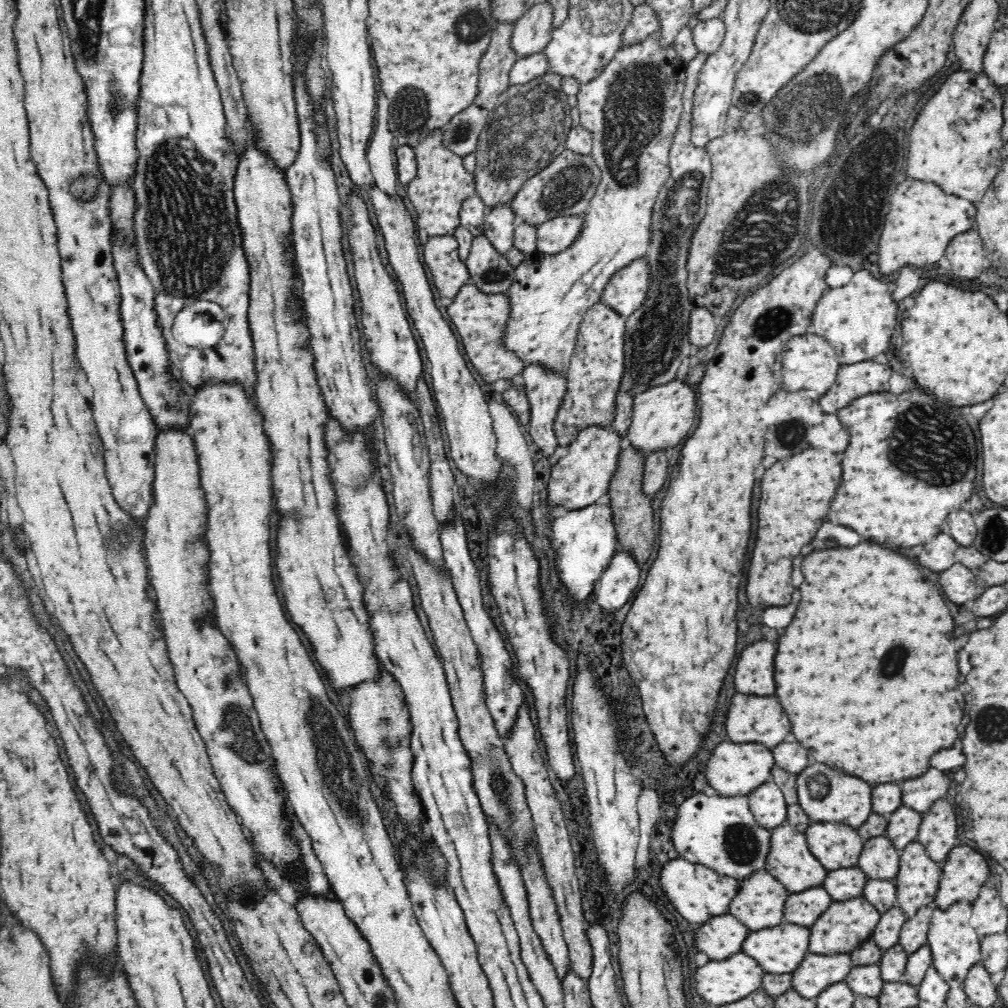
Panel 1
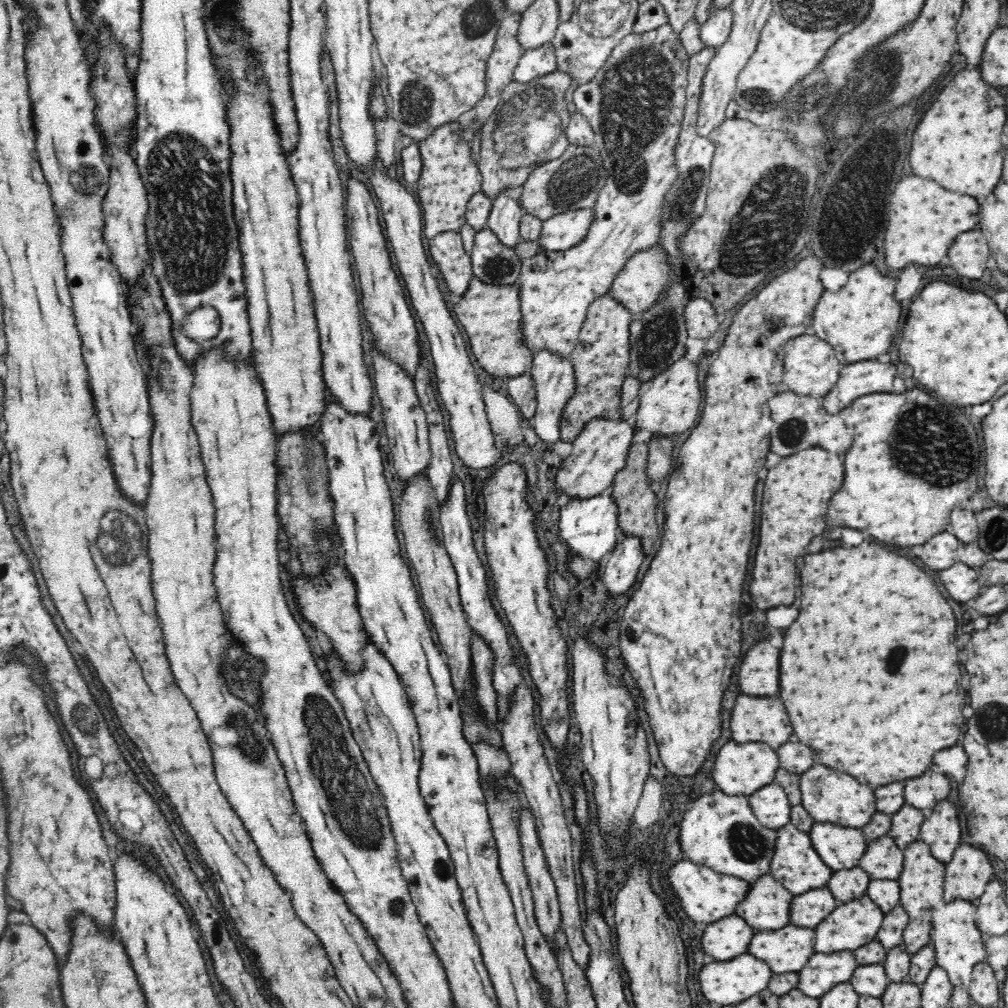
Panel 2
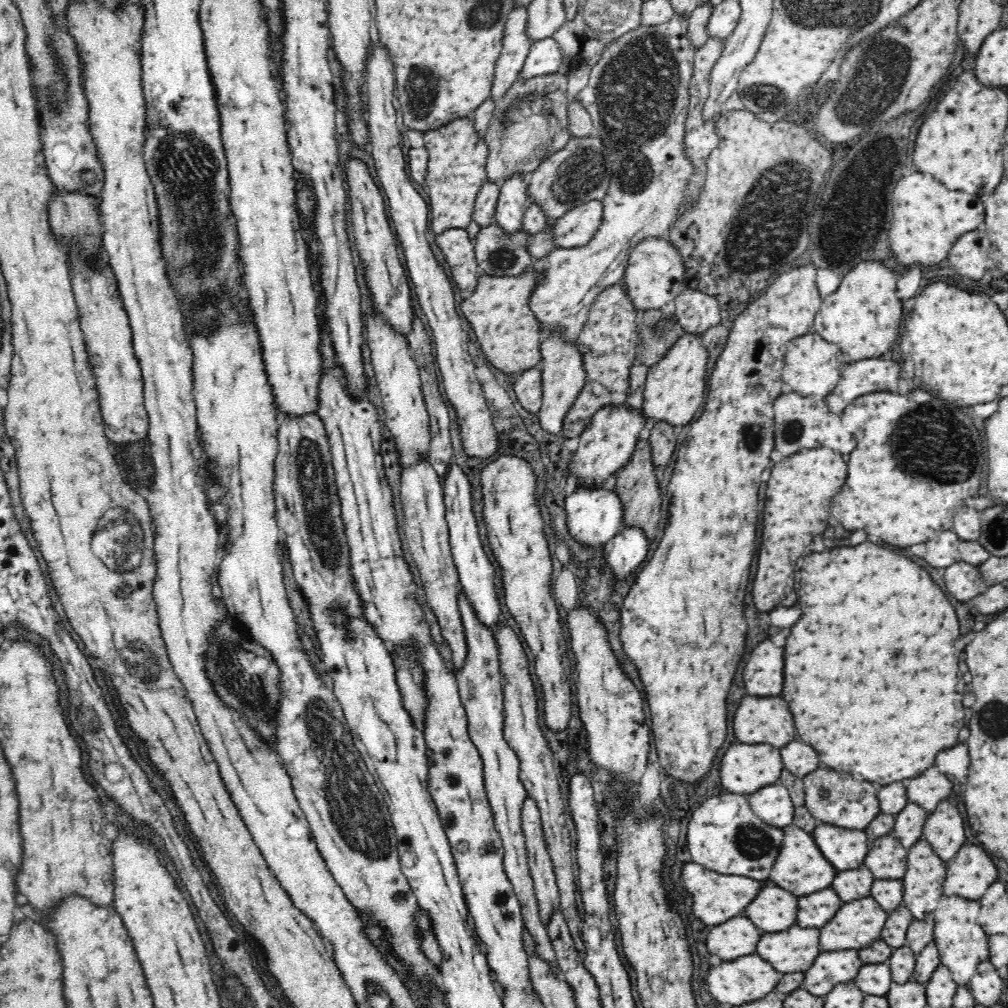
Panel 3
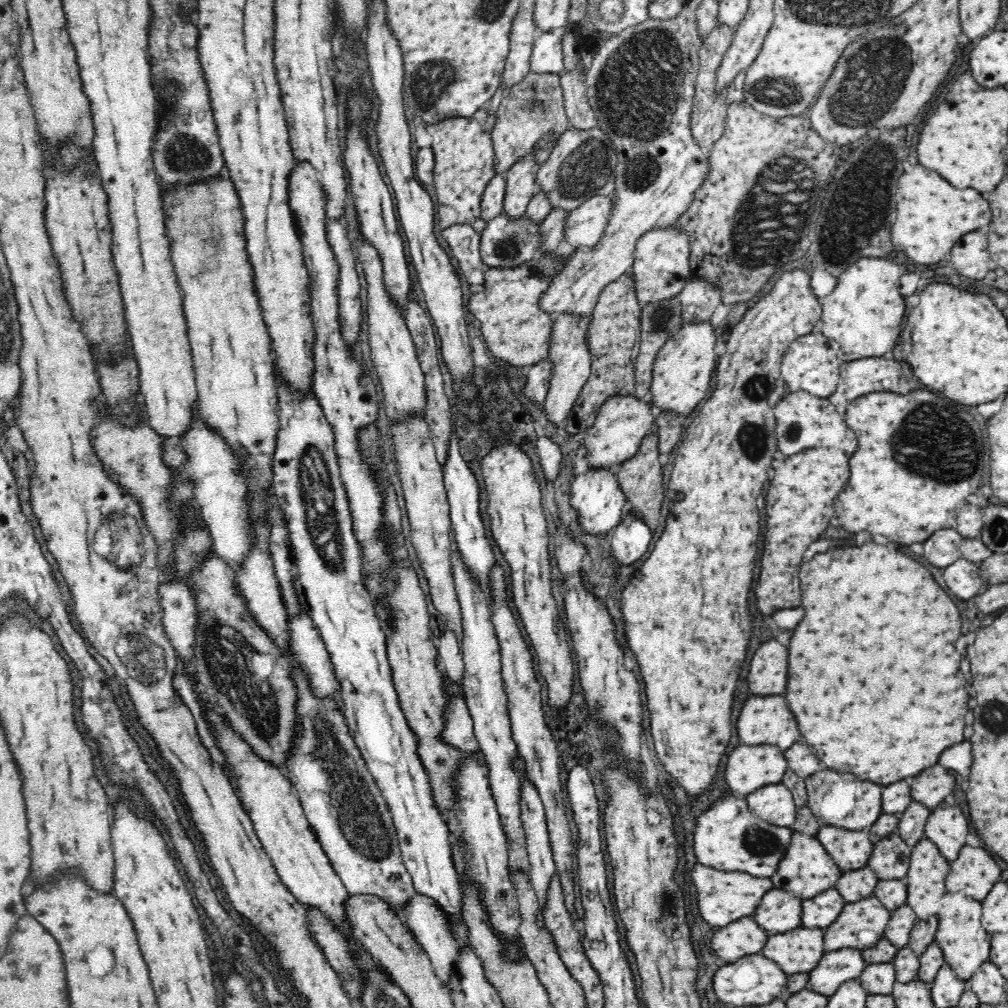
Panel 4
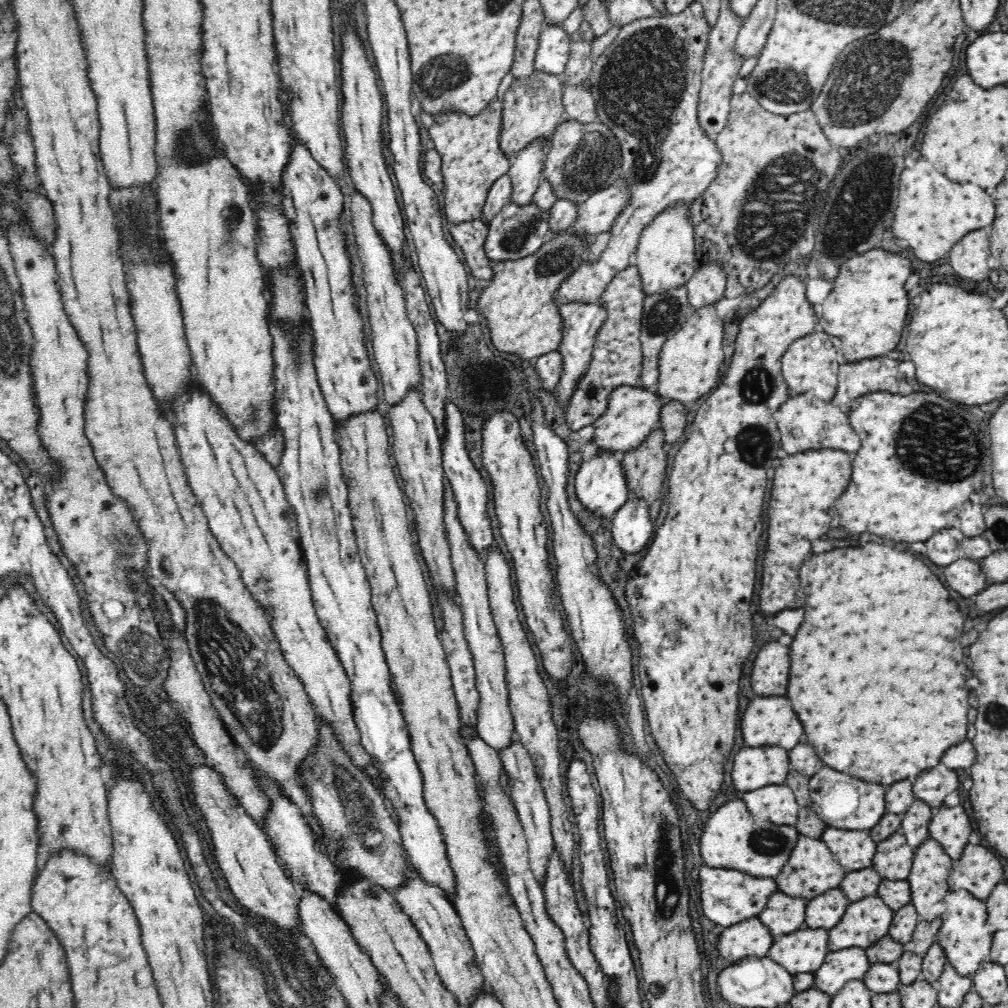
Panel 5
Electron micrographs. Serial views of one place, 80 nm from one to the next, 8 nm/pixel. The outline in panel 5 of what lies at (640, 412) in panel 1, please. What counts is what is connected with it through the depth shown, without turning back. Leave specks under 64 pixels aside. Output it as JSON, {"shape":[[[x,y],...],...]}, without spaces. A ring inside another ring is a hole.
{"shape":[[[715,304],[706,305],[690,315],[674,336],[668,338],[658,354],[658,384],[655,390],[658,397],[678,401],[688,407],[719,384],[722,362],[727,355],[722,322],[716,317]]]}

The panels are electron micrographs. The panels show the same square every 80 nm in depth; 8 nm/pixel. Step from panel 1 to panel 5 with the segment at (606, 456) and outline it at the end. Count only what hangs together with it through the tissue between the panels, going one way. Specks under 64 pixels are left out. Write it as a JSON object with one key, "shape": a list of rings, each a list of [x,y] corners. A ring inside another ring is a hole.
{"shape":[[[619,386],[608,397],[608,406],[604,414],[593,422],[594,432],[592,442],[597,446],[598,453],[612,453],[634,450],[653,431],[659,428],[660,397],[655,391],[648,391],[642,387]]]}

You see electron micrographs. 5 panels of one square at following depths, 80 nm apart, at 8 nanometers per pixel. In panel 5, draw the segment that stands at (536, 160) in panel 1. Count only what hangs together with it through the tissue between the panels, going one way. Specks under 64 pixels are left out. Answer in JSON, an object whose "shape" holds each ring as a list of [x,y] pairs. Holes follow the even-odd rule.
{"shape":[[[534,70],[530,76],[514,79],[506,91],[502,102],[502,126],[500,126],[500,151],[506,159],[524,150],[536,139],[550,143],[558,125],[567,120],[563,108],[563,90],[560,79],[555,74]]]}

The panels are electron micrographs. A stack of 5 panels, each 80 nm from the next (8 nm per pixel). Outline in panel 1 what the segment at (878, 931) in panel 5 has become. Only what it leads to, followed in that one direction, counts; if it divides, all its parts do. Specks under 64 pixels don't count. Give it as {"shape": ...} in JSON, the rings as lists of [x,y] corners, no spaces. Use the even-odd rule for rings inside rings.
{"shape":[[[862,895],[846,902],[832,902],[826,914],[822,914],[822,918],[814,922],[814,926],[808,927],[810,929],[808,952],[823,955],[851,953],[862,943],[871,939],[880,916],[881,912],[878,912],[878,909],[868,900],[864,900]]]}

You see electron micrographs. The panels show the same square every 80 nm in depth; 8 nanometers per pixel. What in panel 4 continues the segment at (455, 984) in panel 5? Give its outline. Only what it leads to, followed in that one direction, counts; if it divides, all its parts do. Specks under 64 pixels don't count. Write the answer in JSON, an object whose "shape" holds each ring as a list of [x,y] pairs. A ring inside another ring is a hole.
{"shape":[[[420,893],[415,895],[405,904],[400,916],[406,921],[406,925],[414,934],[416,942],[422,947],[434,967],[437,977],[444,983],[450,981],[449,977],[454,976],[454,962],[458,958],[458,945],[452,939],[448,931],[448,922],[446,922],[446,913],[430,900],[430,897],[424,897]]]}

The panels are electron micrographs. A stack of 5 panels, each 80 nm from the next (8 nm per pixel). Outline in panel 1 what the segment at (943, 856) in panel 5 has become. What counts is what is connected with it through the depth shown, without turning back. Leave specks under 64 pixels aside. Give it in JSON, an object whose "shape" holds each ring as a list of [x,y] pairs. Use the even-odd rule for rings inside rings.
{"shape":[[[917,840],[901,849],[900,870],[895,876],[896,905],[912,918],[920,906],[934,902],[942,870]]]}

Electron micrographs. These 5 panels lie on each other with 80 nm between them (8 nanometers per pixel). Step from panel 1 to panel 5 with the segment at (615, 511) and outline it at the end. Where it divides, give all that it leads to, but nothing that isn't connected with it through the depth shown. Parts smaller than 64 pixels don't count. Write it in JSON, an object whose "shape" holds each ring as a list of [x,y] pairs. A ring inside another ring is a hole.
{"shape":[[[659,427],[647,436],[640,446],[624,453],[624,458],[621,462],[630,497],[646,501],[652,523],[655,523],[658,518],[660,504],[662,504],[666,492],[666,487],[664,486],[666,454],[664,452],[664,431]]]}

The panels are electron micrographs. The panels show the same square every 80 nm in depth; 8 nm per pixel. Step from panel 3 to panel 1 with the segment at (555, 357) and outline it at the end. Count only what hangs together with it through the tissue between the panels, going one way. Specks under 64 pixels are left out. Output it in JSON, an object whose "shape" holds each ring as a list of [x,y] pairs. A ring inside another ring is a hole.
{"shape":[[[540,365],[524,369],[525,392],[530,403],[530,420],[526,431],[543,456],[549,460],[556,450],[554,418],[566,392],[564,373],[546,371]]]}

